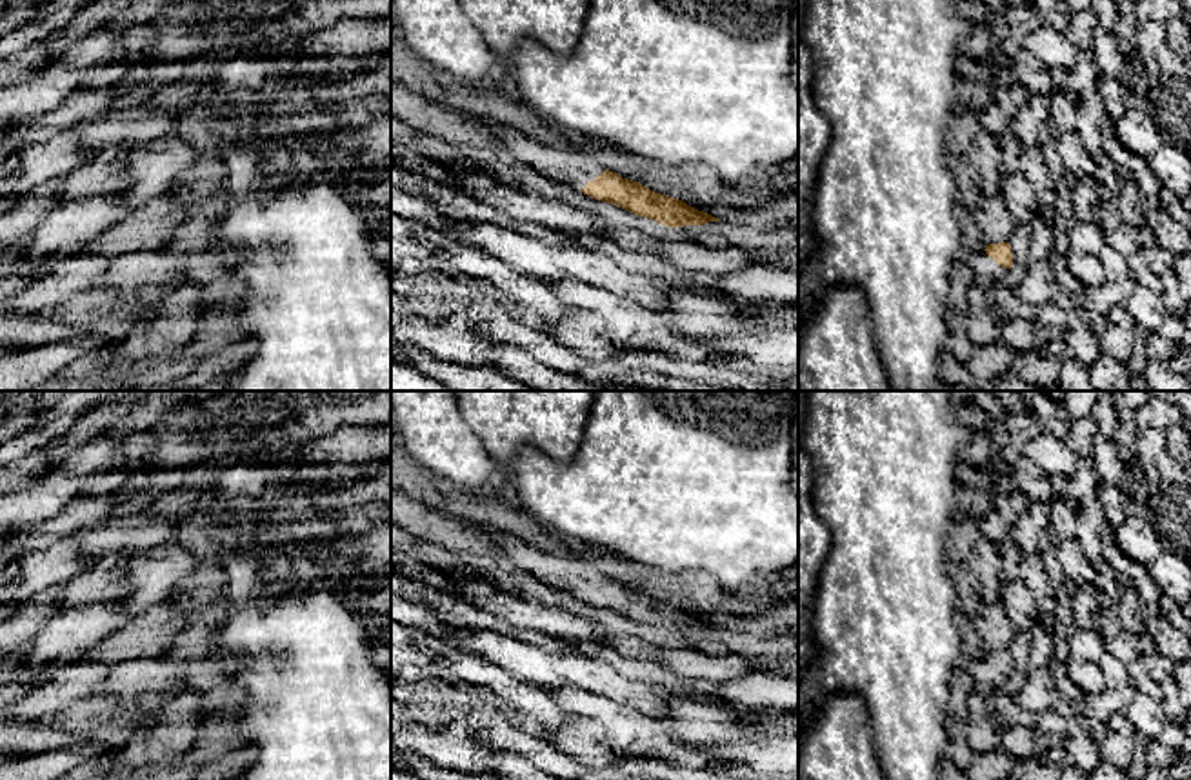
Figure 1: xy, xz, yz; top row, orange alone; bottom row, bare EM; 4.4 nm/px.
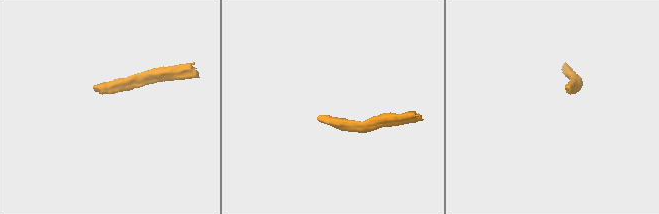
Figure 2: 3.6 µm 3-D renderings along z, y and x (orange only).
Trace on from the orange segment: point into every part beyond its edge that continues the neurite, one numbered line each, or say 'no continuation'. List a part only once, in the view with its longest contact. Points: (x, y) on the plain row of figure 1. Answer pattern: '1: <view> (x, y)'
1: xz (575, 577)

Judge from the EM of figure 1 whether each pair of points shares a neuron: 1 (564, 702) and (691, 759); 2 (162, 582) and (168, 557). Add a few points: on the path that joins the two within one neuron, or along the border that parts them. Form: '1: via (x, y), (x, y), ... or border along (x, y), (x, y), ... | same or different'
1: via (595, 708), (602, 710), (630, 733), (660, 744) | same
2: via (162, 577), (168, 562) | same

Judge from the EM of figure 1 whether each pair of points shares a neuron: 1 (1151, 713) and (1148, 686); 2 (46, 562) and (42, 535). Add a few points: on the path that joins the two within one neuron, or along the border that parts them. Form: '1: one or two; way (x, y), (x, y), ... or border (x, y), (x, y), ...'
1: two; border (1137, 691), (1159, 702)
2: two; border (71, 535), (20, 555)

